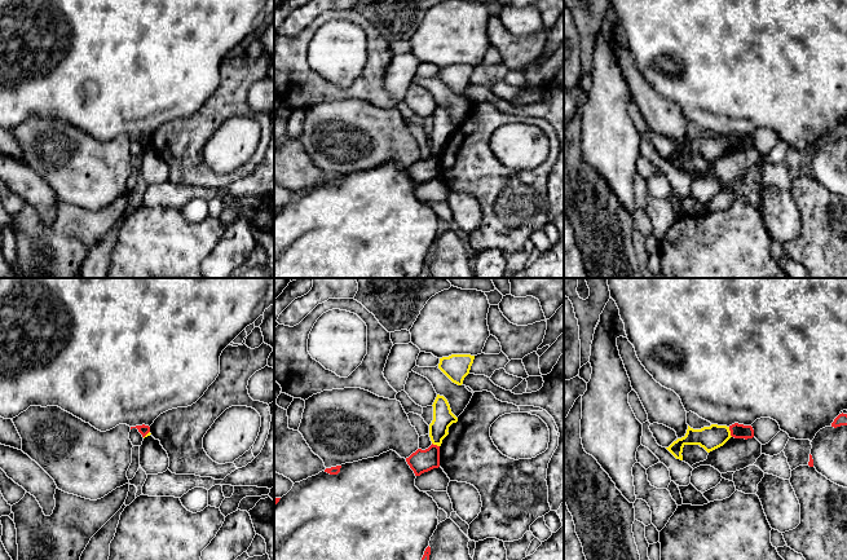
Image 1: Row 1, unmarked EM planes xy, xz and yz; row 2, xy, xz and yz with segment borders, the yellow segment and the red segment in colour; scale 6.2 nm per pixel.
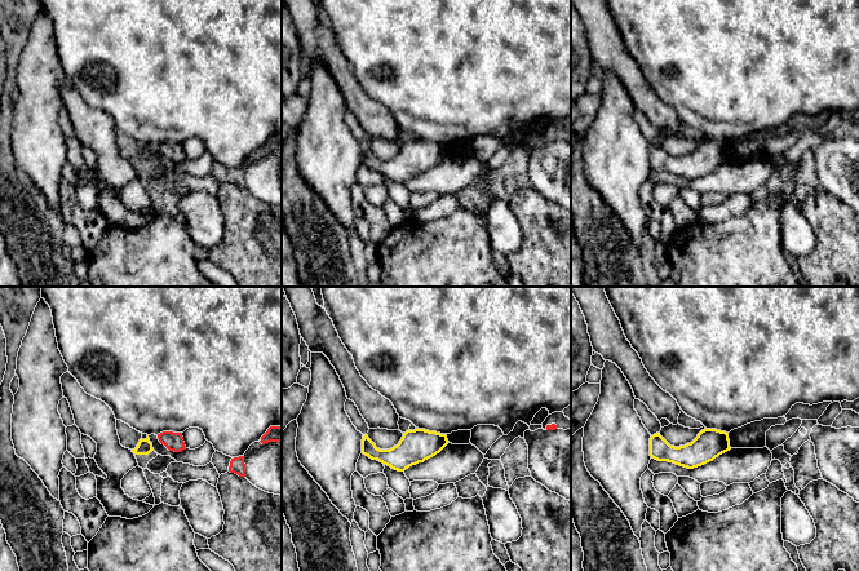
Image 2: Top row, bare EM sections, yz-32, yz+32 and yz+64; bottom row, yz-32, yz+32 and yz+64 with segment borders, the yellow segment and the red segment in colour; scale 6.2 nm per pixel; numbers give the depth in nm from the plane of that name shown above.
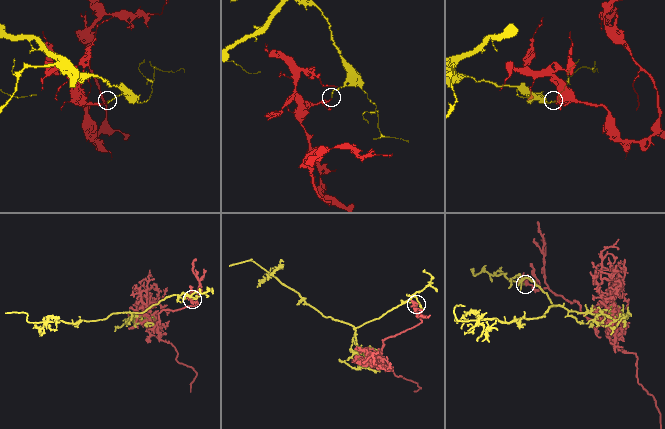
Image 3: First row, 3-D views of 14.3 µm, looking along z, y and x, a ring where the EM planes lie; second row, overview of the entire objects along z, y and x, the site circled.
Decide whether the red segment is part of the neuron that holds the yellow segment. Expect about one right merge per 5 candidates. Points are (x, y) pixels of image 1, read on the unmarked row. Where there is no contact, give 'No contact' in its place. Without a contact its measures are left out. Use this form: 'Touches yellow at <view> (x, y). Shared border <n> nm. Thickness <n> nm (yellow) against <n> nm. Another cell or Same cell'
Touches yellow at yz (729, 142). Shared border 70 nm. Thickness 150 nm (yellow) against 100 nm. Another cell

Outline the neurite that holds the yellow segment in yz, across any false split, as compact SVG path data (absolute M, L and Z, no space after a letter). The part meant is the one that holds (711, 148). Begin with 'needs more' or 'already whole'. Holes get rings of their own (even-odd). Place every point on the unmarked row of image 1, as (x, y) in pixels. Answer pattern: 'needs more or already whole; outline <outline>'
already whole; outline M711 135L701 140L693 140L688 136L684 147L674 151L666 158L676 169L683 171L683 158L685 155L700 155L707 163L723 156L731 149L731 141L727 136Z

